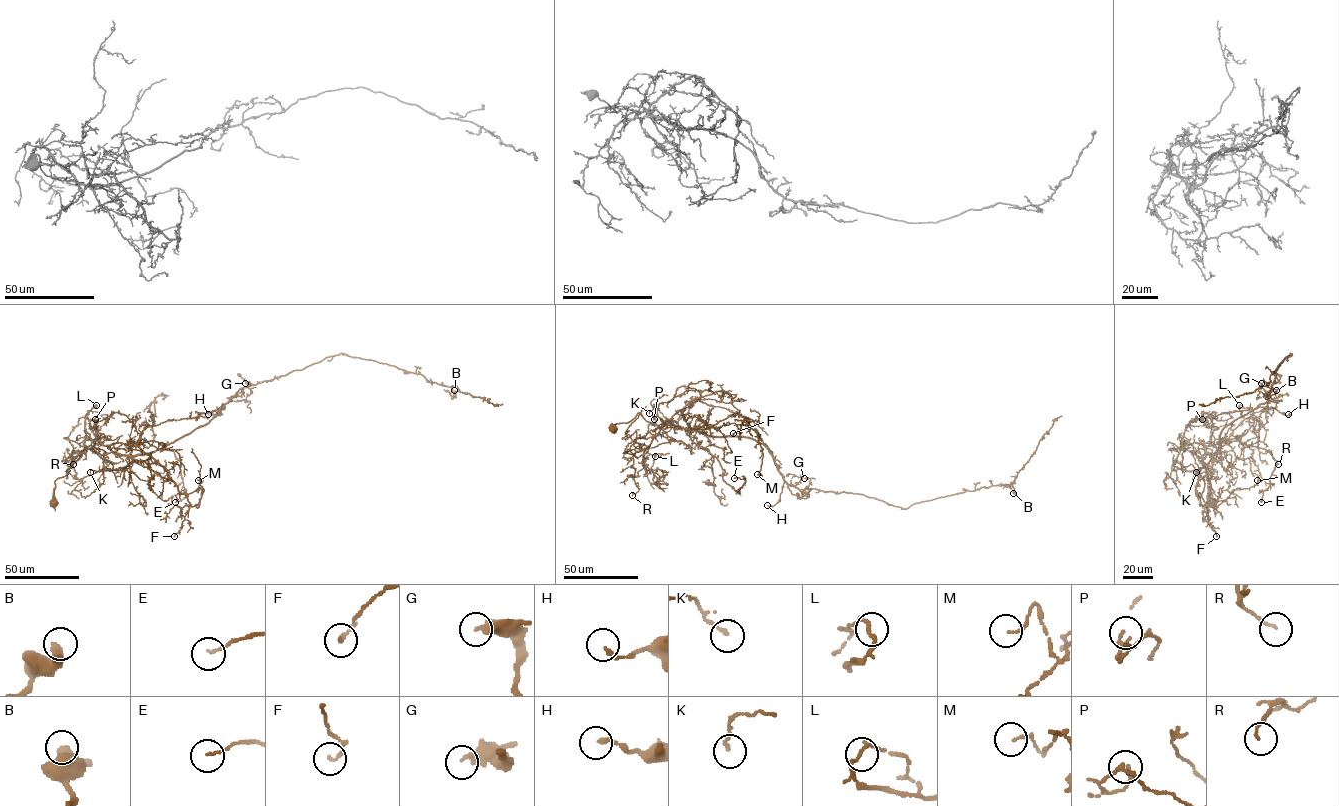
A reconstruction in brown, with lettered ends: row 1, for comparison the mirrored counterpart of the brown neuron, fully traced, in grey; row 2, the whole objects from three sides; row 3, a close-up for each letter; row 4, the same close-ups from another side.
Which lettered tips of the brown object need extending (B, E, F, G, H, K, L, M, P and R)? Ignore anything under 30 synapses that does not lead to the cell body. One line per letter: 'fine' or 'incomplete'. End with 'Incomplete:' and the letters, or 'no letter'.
B: fine
E: fine
F: fine
G: fine
H: fine
K: fine
L: fine
M: fine
P: fine
R: fine
Incomplete: no letter

